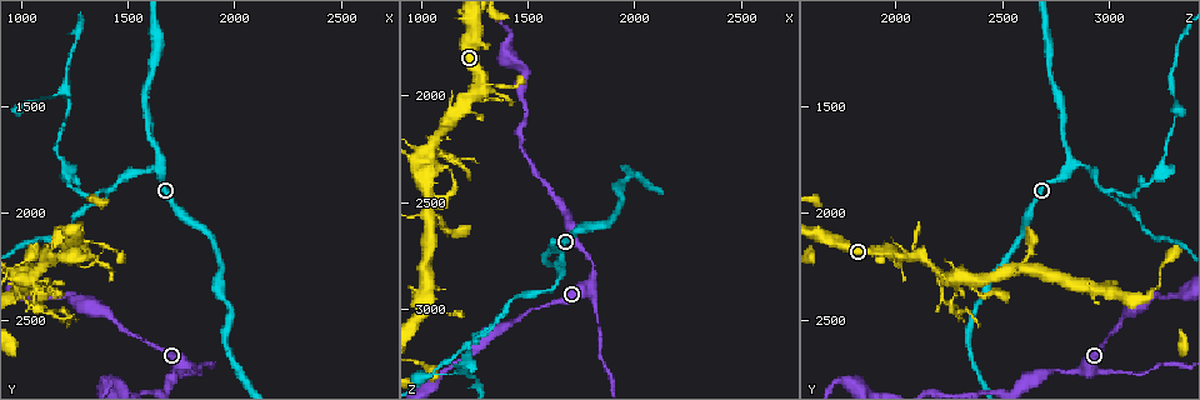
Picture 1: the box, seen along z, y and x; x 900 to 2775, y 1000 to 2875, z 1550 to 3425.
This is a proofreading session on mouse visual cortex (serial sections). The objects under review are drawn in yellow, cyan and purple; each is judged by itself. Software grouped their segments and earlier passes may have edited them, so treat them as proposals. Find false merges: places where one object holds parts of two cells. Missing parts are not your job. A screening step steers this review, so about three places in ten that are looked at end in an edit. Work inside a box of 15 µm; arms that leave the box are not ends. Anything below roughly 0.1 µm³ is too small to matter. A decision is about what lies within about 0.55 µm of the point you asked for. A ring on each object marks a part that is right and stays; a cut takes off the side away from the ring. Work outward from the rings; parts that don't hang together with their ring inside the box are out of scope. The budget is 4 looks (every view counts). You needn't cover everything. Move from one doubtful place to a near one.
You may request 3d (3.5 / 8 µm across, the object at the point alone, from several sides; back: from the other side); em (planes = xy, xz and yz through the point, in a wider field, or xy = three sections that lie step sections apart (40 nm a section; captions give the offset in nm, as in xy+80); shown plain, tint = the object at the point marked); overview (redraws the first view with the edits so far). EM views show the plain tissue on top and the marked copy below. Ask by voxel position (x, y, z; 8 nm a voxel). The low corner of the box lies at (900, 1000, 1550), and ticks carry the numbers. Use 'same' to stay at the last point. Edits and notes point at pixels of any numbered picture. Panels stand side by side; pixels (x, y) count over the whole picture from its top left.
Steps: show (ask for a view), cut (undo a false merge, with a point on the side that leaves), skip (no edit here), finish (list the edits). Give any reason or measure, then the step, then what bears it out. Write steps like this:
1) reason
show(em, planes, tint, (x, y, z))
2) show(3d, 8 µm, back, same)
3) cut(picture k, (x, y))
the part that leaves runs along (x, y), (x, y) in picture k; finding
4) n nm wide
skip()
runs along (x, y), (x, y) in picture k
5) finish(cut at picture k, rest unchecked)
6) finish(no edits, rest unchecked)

four or more arms meet
show(3d, 8 µm, (1030, 2310, 2260))

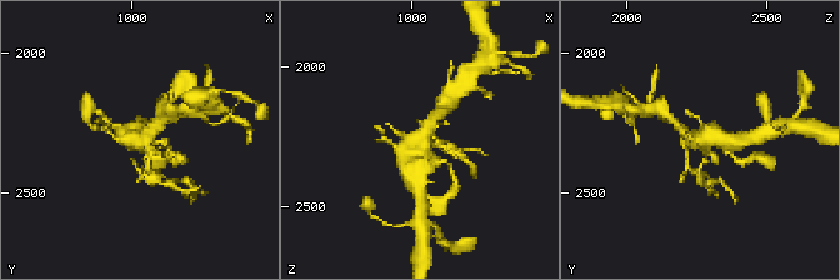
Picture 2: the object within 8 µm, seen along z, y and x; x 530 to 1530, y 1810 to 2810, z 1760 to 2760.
closer look
show(3d, 3.5 µm, (1020, 2300, 2250))

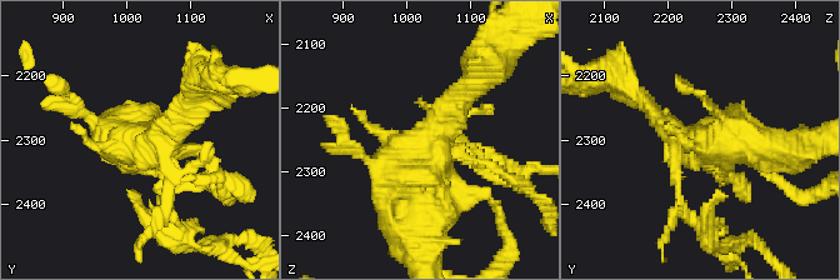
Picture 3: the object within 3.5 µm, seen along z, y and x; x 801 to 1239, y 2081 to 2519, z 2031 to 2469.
show(em, xy, step 2, tint, (1035, 2305, 2255))

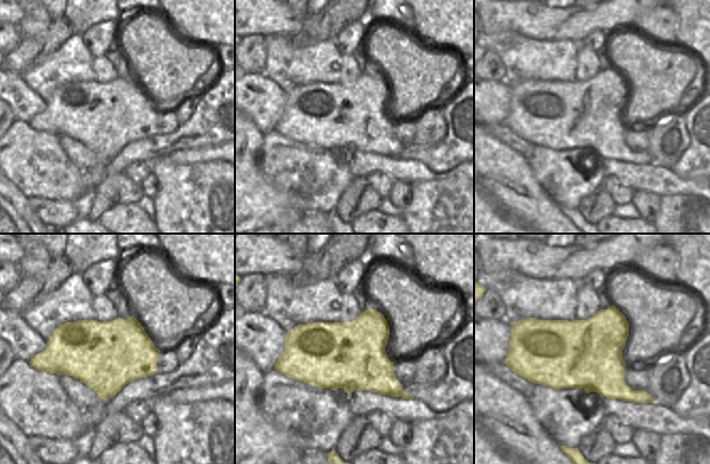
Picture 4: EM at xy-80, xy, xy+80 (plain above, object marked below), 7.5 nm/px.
cut(picture 3, (678, 213))
the part that leaves runs along (675, 178), (679, 204), (710, 243), (736, 243) in picture 3; two cells meet here

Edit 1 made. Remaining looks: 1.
show(3d, 3.5 µm, (1660, 1780, 2820))

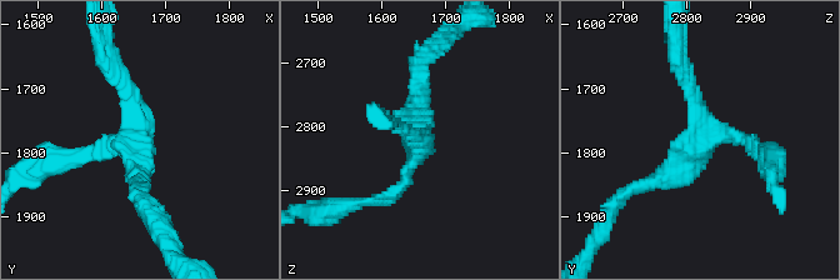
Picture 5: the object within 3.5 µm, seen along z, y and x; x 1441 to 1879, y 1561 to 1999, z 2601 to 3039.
arms of 200, 200, 300 nm
skip()
all the same cell

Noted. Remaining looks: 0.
finish(cut at picture 3, rest unchecked)

